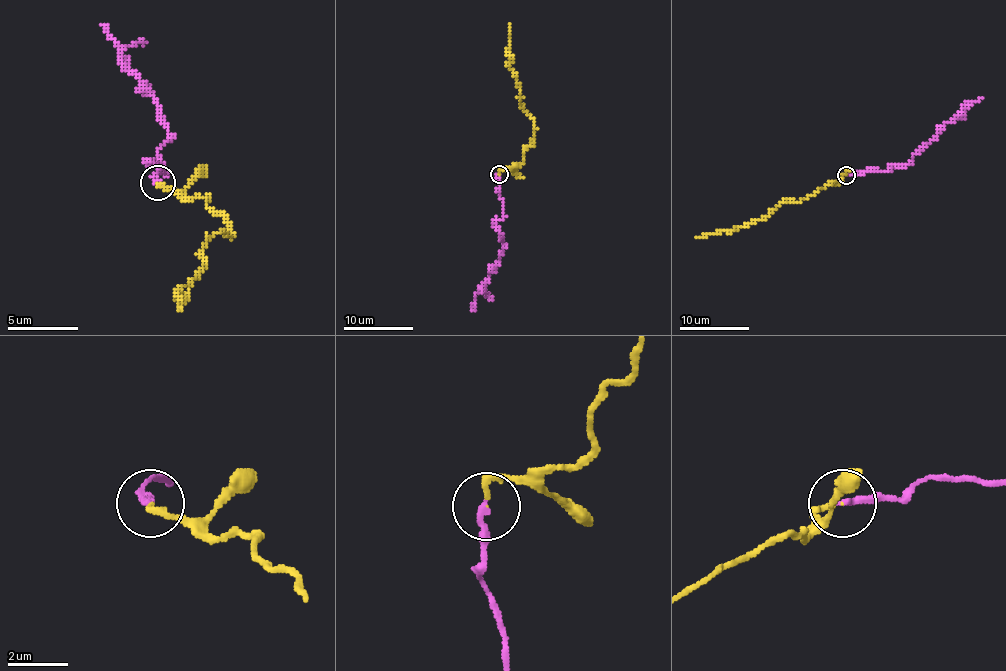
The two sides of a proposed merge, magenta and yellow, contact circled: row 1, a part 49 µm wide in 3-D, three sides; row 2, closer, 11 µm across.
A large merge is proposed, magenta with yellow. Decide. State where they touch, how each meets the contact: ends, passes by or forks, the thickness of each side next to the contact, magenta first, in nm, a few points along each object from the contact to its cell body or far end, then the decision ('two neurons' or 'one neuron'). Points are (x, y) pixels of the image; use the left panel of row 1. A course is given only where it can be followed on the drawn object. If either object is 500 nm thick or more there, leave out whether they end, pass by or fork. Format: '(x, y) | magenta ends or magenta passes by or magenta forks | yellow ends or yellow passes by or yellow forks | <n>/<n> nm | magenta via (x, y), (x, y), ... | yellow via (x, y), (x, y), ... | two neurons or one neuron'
(158, 183) | magenta ends | yellow ends | 220/160 nm | magenta via (157, 183), (153, 176), (168, 173), (150, 166), (164, 162), (157, 148), (168, 137), (160, 106), (100, 24) | yellow via (157, 183), (206, 201), (224, 215), (231, 233), (217, 233), (203, 247), (203, 268), (178, 293), (178, 311) | one neuron

